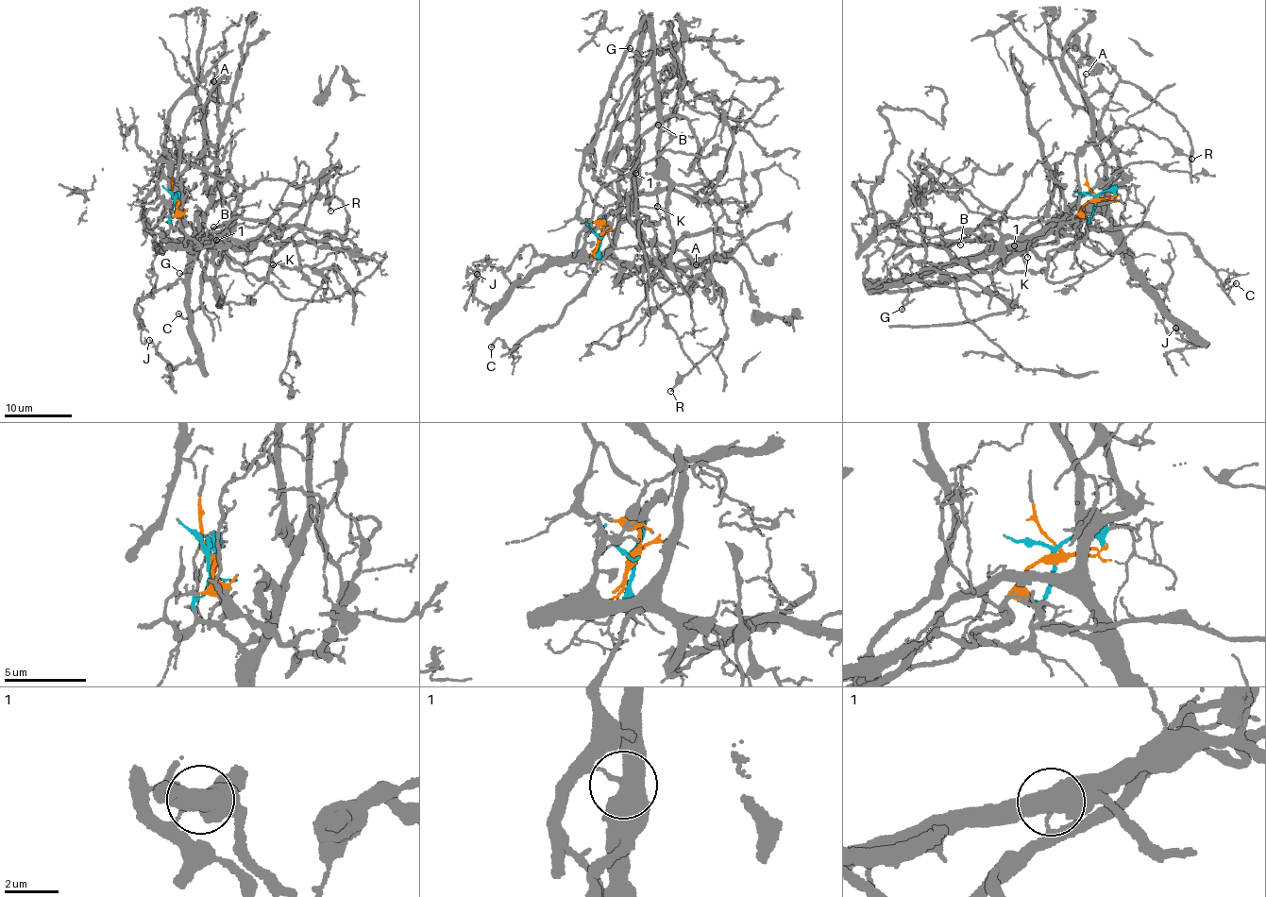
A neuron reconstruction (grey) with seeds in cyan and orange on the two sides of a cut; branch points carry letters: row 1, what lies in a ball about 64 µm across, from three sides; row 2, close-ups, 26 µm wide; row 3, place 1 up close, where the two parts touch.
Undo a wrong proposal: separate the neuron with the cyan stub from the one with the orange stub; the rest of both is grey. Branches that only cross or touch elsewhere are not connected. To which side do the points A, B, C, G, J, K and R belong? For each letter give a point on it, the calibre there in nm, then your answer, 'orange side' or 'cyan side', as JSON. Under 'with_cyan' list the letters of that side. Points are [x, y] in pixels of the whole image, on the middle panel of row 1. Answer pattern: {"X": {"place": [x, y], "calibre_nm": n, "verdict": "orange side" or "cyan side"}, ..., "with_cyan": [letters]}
{"A": {"place": [696, 264], "calibre_nm": 120, "verdict": "cyan side"}, "B": {"place": [658, 125], "calibre_nm": 110, "verdict": "cyan side"}, "C": {"place": [491, 346], "calibre_nm": 140, "verdict": "orange side"}, "G": {"place": [630, 48], "calibre_nm": 140, "verdict": "orange side"}, "J": {"place": [477, 274], "calibre_nm": 80, "verdict": "cyan side"}, "K": {"place": [657, 206], "calibre_nm": 110, "verdict": "orange side"}, "R": {"place": [670, 391], "calibre_nm": 140, "verdict": "orange side"}, "with_cyan": ["A", "B", "J"]}

